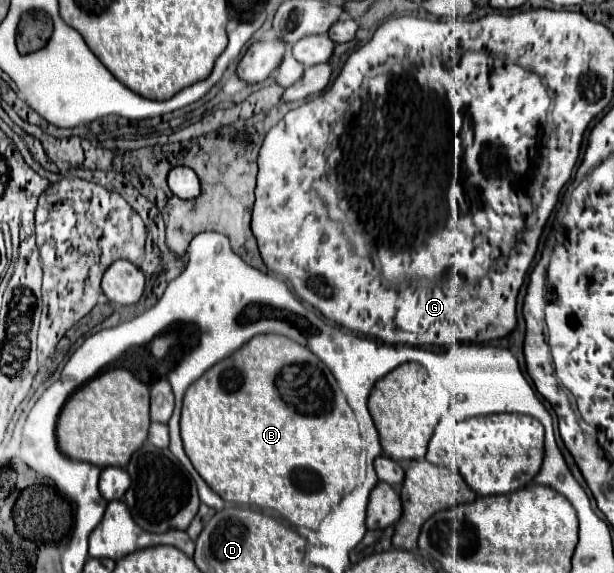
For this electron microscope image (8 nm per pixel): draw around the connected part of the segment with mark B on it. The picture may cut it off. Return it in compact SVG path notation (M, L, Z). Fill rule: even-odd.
M256 335L194 381L182 405L184 451L200 477L224 501L278 511L296 527L318 529L328 511L356 487L360 433L356 417L330 369L284 335Z

